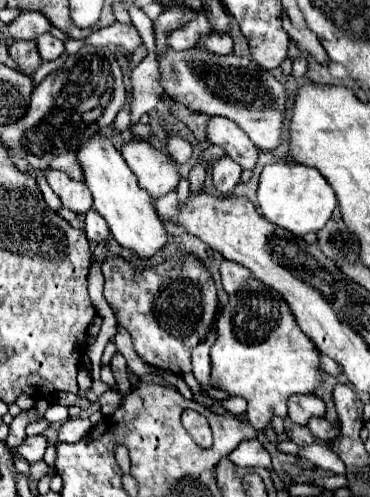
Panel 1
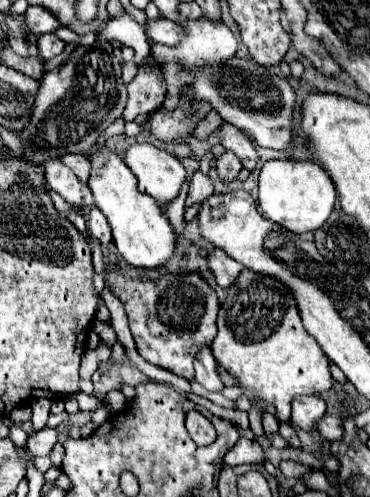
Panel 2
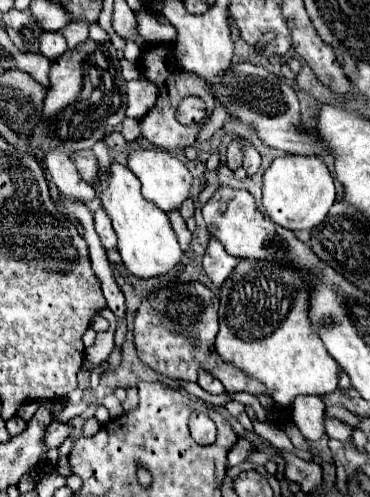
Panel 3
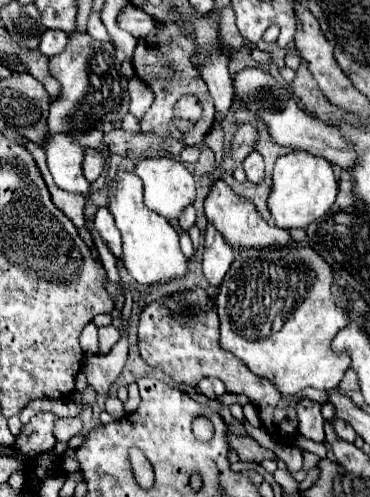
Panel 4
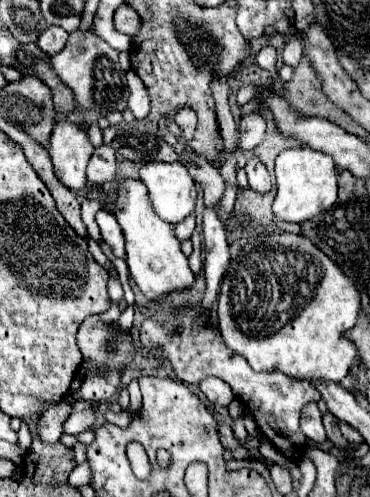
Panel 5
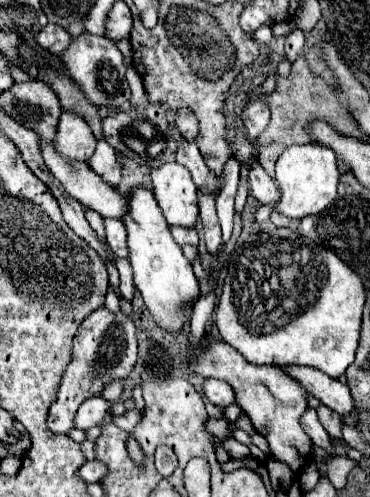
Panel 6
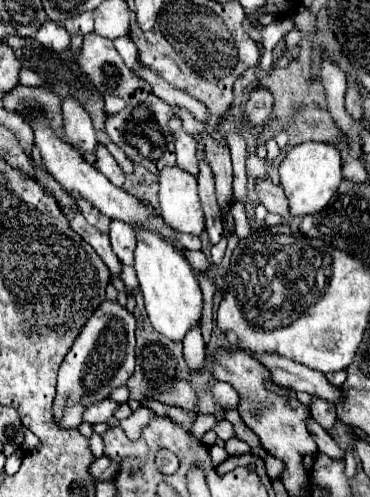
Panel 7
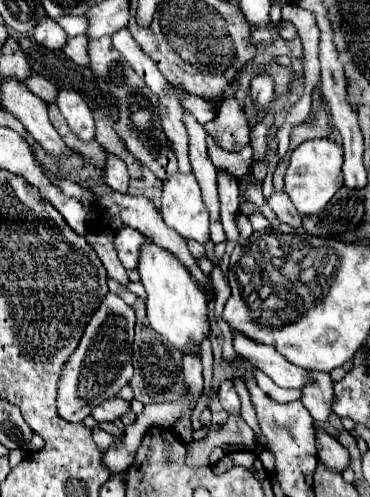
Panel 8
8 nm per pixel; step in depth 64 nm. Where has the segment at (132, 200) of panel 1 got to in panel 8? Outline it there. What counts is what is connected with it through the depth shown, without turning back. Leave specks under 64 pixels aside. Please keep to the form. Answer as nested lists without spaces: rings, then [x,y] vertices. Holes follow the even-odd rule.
[[[150,240],[144,244],[140,254],[140,282],[146,288],[148,300],[148,322],[150,326],[162,334],[170,344],[174,344],[182,354],[190,350],[200,350],[202,340],[210,336],[210,320],[208,320],[208,306],[206,296],[200,292],[192,276],[186,272],[186,268],[164,248],[152,244]]]

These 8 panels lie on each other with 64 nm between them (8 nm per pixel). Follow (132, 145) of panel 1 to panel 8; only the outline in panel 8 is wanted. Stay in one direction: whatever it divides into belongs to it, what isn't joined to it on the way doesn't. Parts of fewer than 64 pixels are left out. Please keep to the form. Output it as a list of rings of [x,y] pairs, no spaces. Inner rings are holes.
[[[178,172],[164,182],[162,218],[186,240],[196,240],[200,244],[210,240],[208,210],[194,174]]]

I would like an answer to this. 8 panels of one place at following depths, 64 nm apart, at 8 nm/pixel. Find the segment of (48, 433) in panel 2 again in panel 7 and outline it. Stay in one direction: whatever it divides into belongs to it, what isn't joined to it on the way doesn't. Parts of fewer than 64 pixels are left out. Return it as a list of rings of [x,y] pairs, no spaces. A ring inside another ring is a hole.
[[[106,398],[106,400],[102,400],[100,404],[92,404],[92,406],[86,408],[84,420],[90,422],[90,424],[96,424],[96,422],[108,422],[108,420],[114,416],[114,410],[116,410],[118,406],[120,406],[118,402]]]

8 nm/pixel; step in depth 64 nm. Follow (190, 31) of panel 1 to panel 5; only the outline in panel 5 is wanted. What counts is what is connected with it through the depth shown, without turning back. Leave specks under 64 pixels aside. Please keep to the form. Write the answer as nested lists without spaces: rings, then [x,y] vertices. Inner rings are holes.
[[[122,4],[116,12],[114,12],[114,28],[122,34],[134,36],[140,28],[140,20],[136,18],[136,12],[132,8],[128,8],[128,4]]]

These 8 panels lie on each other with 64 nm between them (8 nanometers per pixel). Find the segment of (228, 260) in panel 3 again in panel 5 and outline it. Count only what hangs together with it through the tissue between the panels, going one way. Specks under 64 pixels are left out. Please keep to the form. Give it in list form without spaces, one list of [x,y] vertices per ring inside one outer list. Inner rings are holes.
[[[214,208],[204,210],[204,252],[206,252],[206,262],[204,262],[204,274],[206,274],[206,294],[200,300],[200,310],[212,310],[208,308],[208,302],[216,300],[218,288],[222,274],[228,266],[230,252],[228,252],[228,240],[226,240],[226,230],[222,228],[222,222],[216,216]]]

